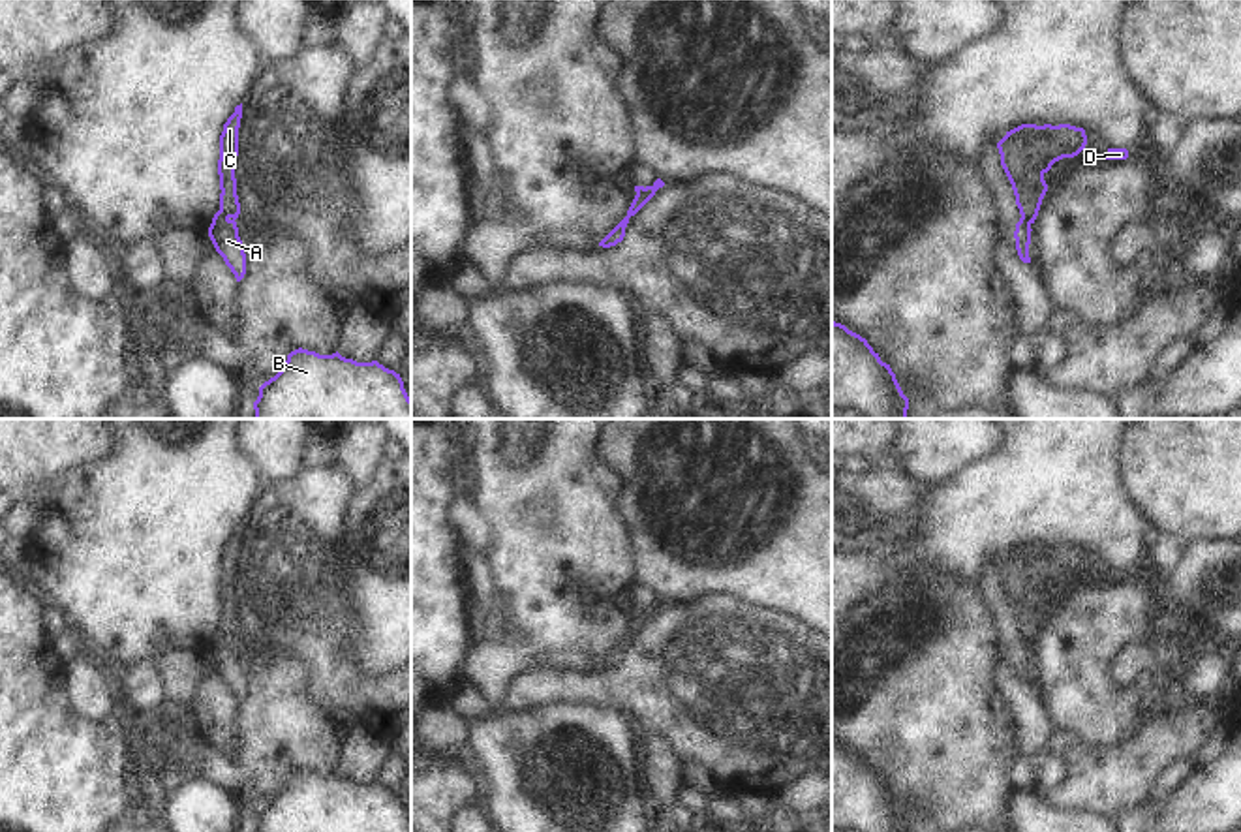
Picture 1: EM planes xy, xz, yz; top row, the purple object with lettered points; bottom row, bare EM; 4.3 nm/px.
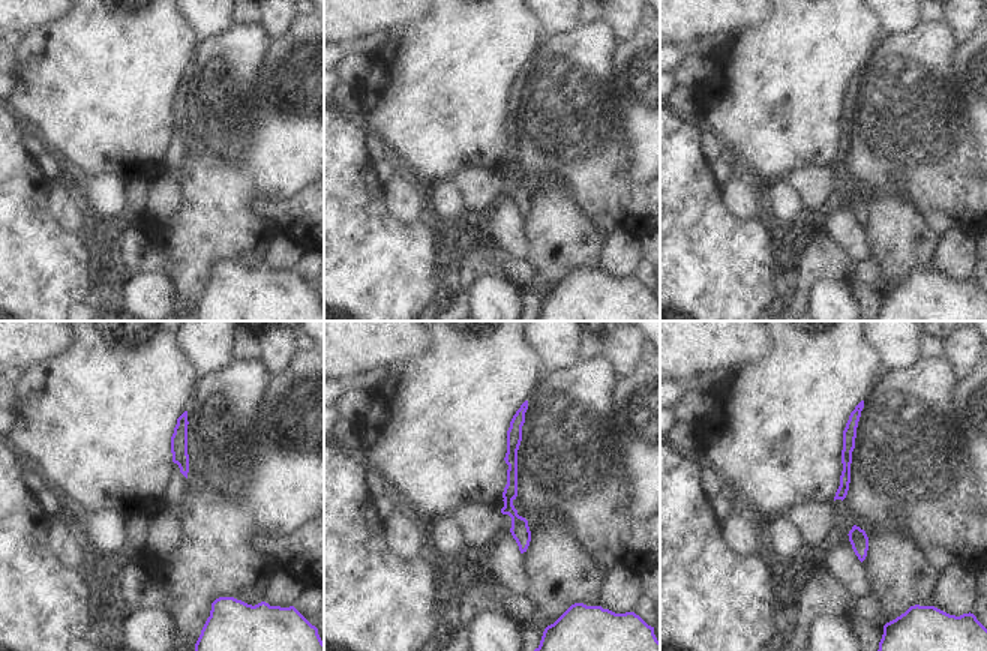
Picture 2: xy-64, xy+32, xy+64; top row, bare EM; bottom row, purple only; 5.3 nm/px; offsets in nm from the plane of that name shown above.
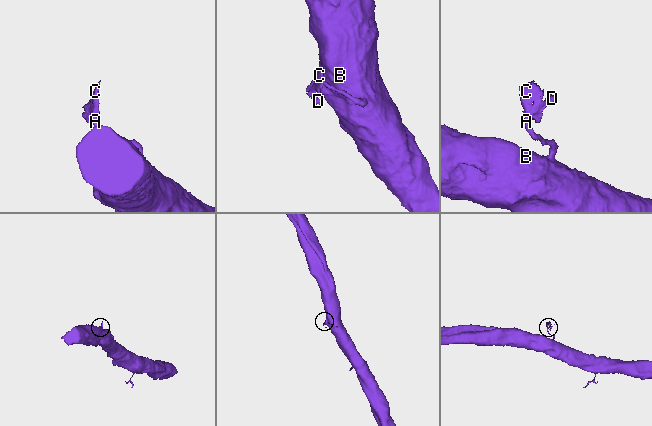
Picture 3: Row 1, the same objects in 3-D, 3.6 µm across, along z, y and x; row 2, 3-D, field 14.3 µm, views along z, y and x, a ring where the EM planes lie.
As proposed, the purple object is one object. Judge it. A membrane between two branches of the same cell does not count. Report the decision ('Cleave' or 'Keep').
Cleave.

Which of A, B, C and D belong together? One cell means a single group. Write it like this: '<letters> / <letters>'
A B / C D

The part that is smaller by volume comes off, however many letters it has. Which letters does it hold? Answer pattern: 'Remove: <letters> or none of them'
Remove: C, D

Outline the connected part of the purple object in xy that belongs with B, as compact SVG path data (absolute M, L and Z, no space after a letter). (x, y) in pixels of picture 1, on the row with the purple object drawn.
M295 349L280 372L259 387L255 419L411 419L411 398L400 374L377 361L357 362L308 349Z

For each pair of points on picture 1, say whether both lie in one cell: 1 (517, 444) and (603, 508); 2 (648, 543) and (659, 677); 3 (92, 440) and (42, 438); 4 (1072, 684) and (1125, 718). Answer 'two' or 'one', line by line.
1: one
2: two
3: one
4: one

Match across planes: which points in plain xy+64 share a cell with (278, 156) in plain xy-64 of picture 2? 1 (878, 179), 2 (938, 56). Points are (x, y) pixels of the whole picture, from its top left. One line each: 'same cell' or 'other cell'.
1: other cell
2: other cell

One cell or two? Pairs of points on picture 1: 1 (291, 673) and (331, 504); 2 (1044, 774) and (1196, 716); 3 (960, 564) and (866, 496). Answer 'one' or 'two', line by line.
1: two
2: two
3: two

